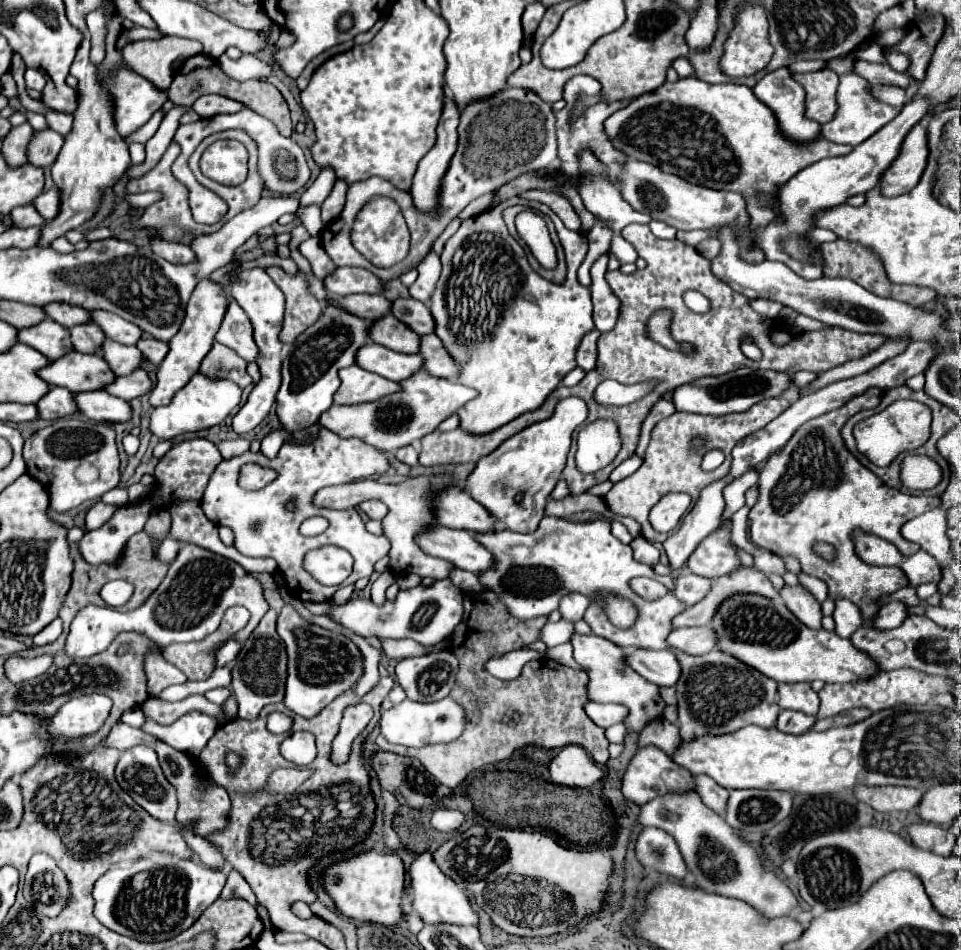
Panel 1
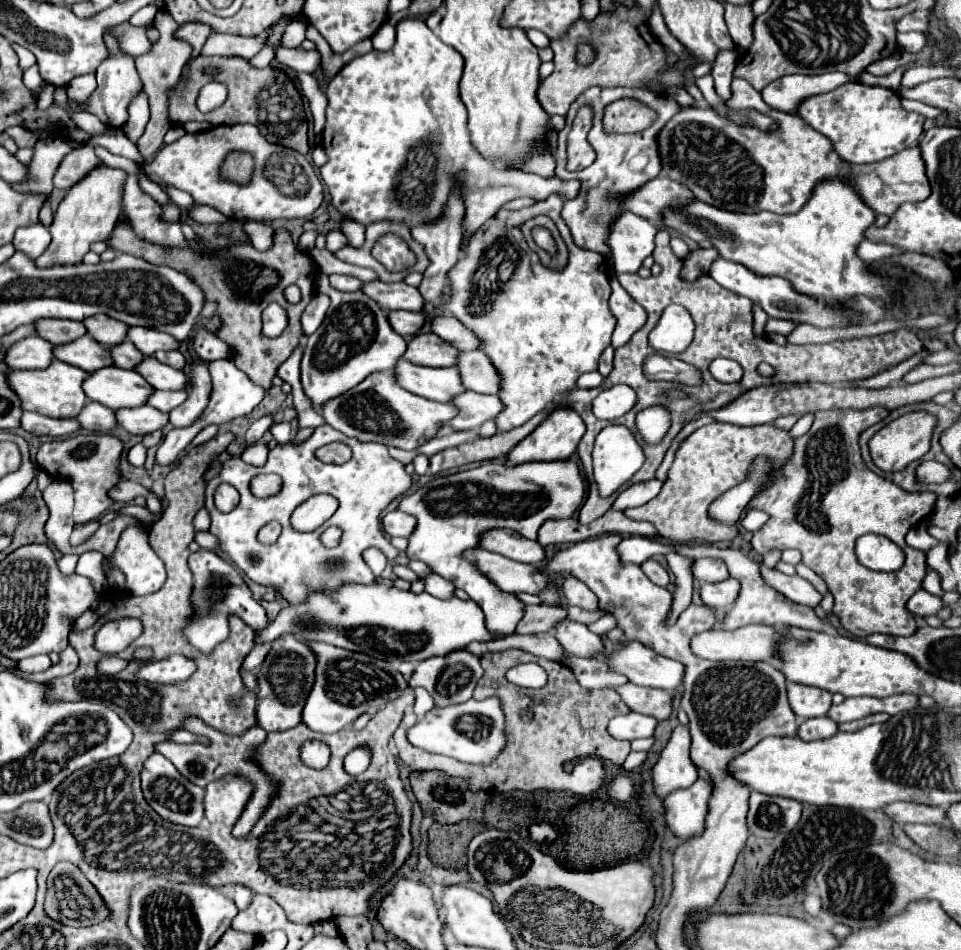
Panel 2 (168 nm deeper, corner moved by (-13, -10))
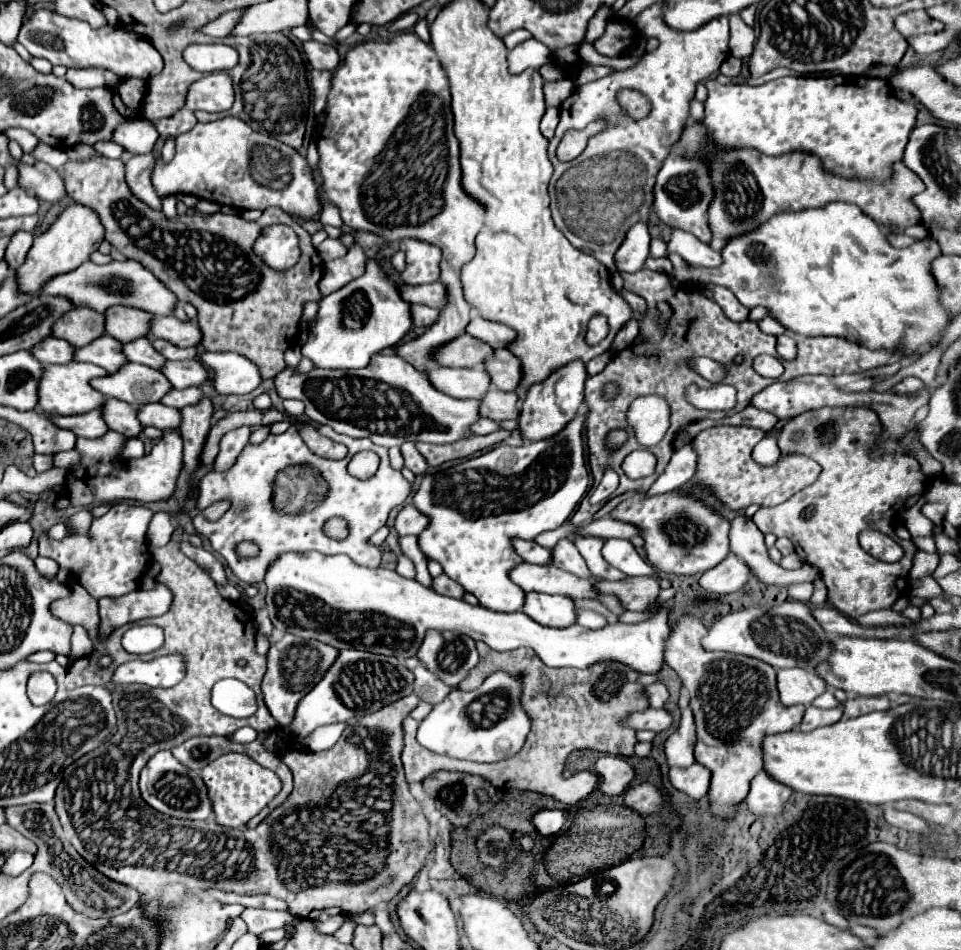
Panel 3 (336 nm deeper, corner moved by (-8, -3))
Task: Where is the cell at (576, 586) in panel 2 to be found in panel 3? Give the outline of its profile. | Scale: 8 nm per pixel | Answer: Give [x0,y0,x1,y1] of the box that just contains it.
[552,539,592,579]

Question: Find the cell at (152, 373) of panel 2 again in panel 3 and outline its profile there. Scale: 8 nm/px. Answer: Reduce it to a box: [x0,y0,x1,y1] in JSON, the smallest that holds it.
[160,359,208,389]

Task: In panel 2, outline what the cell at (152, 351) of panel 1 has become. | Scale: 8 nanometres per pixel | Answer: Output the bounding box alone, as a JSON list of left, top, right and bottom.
[155,350,187,370]

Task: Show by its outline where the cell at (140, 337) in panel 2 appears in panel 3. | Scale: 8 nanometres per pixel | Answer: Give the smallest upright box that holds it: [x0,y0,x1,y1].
[150,317,200,347]

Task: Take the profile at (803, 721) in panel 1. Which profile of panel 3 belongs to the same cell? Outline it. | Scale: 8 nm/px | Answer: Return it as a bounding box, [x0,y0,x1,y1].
[800,707,842,731]

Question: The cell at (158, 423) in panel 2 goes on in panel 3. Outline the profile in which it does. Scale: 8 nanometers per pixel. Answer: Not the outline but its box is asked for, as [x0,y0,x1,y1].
[138,403,180,429]

